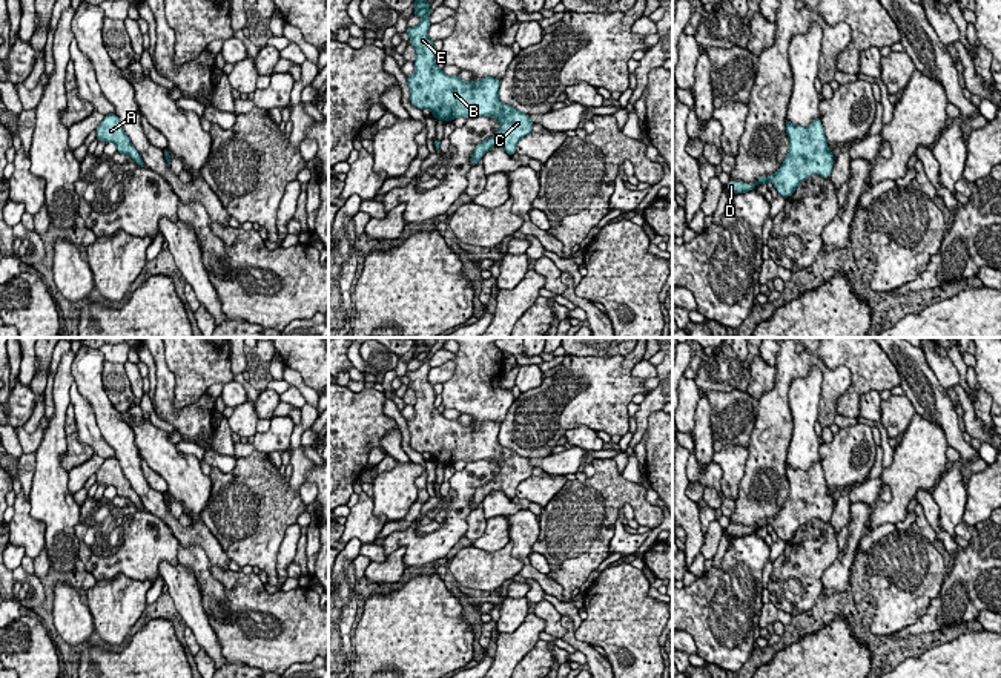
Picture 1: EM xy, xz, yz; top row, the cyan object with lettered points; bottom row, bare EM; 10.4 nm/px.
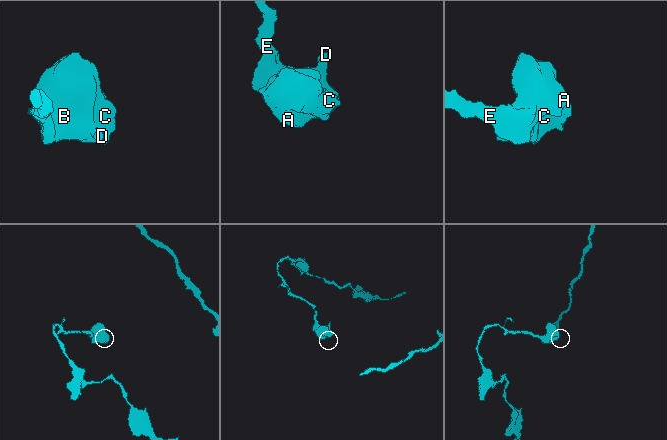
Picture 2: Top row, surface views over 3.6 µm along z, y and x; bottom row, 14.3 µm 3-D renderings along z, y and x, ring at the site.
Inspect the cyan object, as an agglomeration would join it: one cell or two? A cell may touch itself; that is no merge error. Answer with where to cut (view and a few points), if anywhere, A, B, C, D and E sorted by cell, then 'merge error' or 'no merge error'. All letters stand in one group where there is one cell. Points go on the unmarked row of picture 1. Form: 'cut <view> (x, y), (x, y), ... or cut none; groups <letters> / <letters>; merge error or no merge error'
cut none; groups A B C D E; no merge error

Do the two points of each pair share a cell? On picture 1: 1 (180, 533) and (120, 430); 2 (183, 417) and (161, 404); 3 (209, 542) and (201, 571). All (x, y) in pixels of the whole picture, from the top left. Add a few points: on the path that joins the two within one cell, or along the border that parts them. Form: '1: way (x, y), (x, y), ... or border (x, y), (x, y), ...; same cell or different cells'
1: way (157, 506), (138, 483), (128, 456); same cell
2: way (178, 417), (166, 408); same cell
3: border (181, 545), (198, 545), (211, 565); different cells

